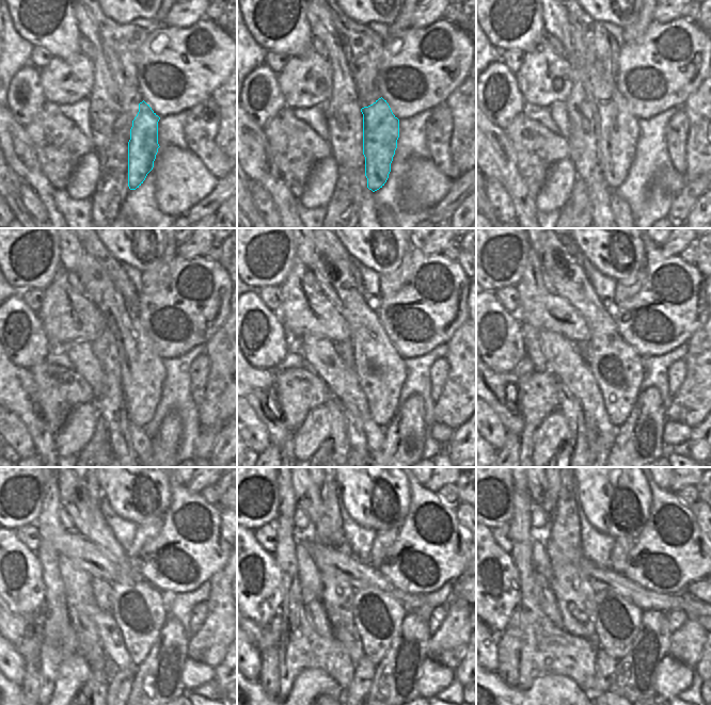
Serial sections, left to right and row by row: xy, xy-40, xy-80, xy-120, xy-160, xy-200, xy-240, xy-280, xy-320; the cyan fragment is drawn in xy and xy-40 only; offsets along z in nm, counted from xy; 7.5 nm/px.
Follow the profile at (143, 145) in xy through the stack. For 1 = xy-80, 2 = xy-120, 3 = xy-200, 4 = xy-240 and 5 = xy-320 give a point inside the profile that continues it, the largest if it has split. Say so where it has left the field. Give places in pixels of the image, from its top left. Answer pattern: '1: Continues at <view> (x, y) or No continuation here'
1: Continues at xy-80 (619, 129)
2: Continues at xy-120 (142, 372)
3: Continues at xy-200 (617, 367)
4: Continues at xy-240 (139, 610)
5: Continues at xy-320 (617, 620).

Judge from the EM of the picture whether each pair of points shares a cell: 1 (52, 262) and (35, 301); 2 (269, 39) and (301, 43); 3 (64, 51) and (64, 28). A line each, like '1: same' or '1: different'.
1: different
2: same
3: same

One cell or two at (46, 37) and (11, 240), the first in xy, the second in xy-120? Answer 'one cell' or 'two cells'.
one cell

